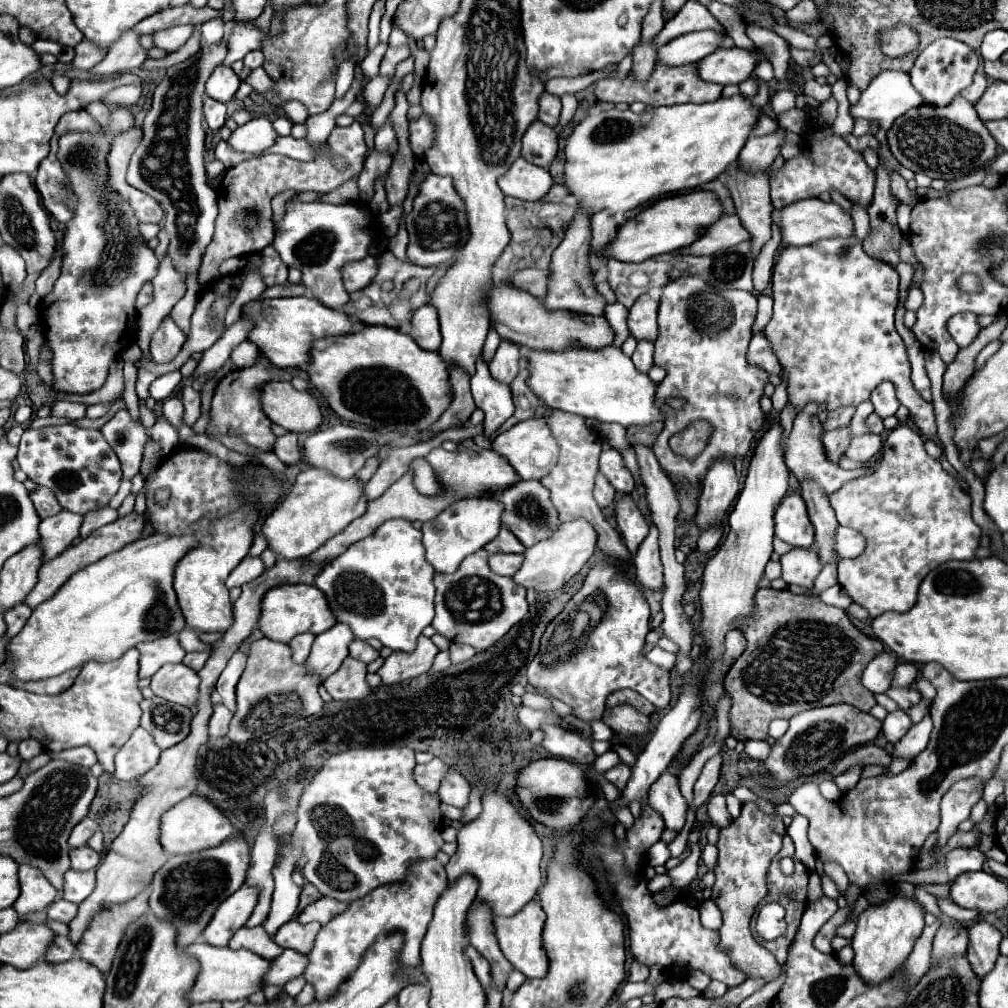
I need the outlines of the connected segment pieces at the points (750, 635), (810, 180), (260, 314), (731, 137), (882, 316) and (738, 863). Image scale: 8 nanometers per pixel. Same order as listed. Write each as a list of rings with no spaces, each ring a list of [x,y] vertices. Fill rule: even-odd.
[[[771,587],[759,589],[755,601],[759,613],[751,621],[747,621],[743,629],[747,647],[741,653],[741,657],[731,665],[723,681],[725,691],[731,695],[729,723],[731,723],[733,737],[745,741],[767,739],[767,725],[775,717],[791,719],[793,715],[815,707],[847,703],[861,711],[869,711],[875,705],[873,693],[861,685],[861,673],[875,655],[885,651],[885,647],[881,641],[863,635],[849,621],[845,609],[827,605],[817,597],[795,595],[789,589],[777,591]]]
[[[839,135],[825,137],[823,141],[809,139],[807,145],[809,149],[801,149],[797,157],[785,161],[785,165],[779,171],[773,171],[769,175],[771,201],[775,209],[783,209],[785,205],[791,205],[807,197],[817,197],[819,193],[831,189],[841,191],[849,201],[859,201],[865,207],[871,203],[875,189],[875,171],[867,167],[859,151],[853,151]]]
[[[309,297],[249,301],[243,307],[243,315],[255,321],[255,329],[249,333],[249,341],[253,341],[273,365],[279,365],[283,369],[309,365],[309,349],[315,339],[347,335],[355,331],[355,323],[345,315],[345,311],[329,309],[317,299]]]
[[[735,95],[729,99],[717,99],[711,103],[685,103],[671,107],[649,107],[643,113],[633,111],[597,111],[589,113],[569,135],[565,145],[565,187],[577,199],[577,209],[595,215],[599,211],[627,213],[637,207],[655,203],[659,197],[669,193],[679,193],[687,189],[697,189],[703,183],[717,179],[727,171],[739,157],[751,129],[755,127],[759,109],[751,105],[745,95]]]
[[[855,237],[847,239],[823,239],[807,247],[787,247],[779,253],[773,267],[773,317],[765,327],[765,335],[771,341],[775,355],[789,379],[789,403],[801,411],[809,401],[825,403],[829,411],[841,405],[853,405],[867,401],[871,391],[881,381],[895,383],[899,401],[915,417],[915,425],[925,437],[937,433],[933,405],[927,403],[911,383],[911,365],[903,339],[895,331],[893,315],[899,303],[899,275],[897,271],[873,257],[869,257]]]
[[[747,801],[741,807],[741,815],[733,819],[727,829],[721,831],[717,843],[719,859],[717,867],[713,869],[717,881],[713,885],[711,901],[715,901],[715,905],[723,913],[719,949],[723,949],[731,957],[731,963],[739,971],[743,971],[747,979],[765,979],[769,983],[783,973],[783,967],[777,963],[777,959],[753,939],[749,921],[757,903],[767,895],[767,869],[771,865],[771,859],[779,853],[781,839],[785,835],[785,825],[781,819],[784,816],[794,817],[796,814],[795,809],[788,803],[776,805],[775,813],[767,815],[757,807],[755,801]]]

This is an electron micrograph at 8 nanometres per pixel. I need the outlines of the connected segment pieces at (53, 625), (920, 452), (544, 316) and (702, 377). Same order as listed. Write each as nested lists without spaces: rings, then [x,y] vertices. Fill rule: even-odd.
[[[153,533],[145,539],[137,539],[125,545],[119,551],[109,553],[97,563],[87,565],[77,571],[49,601],[41,603],[33,609],[27,625],[19,635],[9,639],[7,645],[7,663],[13,667],[13,679],[19,681],[41,681],[49,677],[57,677],[67,669],[83,667],[89,661],[115,661],[123,657],[123,653],[135,647],[141,641],[153,641],[165,635],[177,635],[185,629],[185,617],[177,605],[177,595],[173,589],[173,569],[193,545],[197,537],[181,535],[181,537],[165,537],[161,533]]]
[[[909,425],[895,427],[883,441],[883,459],[873,475],[845,483],[843,489],[829,497],[839,525],[857,529],[867,537],[867,547],[859,557],[843,559],[839,563],[839,583],[855,603],[869,611],[871,617],[885,611],[907,613],[917,603],[919,583],[929,571],[951,559],[973,559],[975,549],[979,547],[981,527],[971,519],[971,497],[961,491],[957,479],[951,477],[937,459],[927,455],[923,443],[925,439]]]
[[[507,283],[493,285],[489,293],[489,311],[491,321],[503,339],[509,339],[517,345],[527,345],[531,349],[557,351],[571,345],[583,345],[583,349],[603,349],[607,345],[613,345],[615,339],[615,331],[605,317],[579,315],[571,311],[547,311],[541,299],[535,299],[529,293],[519,291]]]
[[[679,277],[675,281],[669,281],[663,287],[661,305],[659,305],[659,337],[655,341],[655,365],[663,367],[667,371],[667,377],[657,385],[657,397],[659,401],[667,397],[683,397],[687,399],[687,403],[681,411],[677,413],[671,411],[671,417],[667,417],[667,425],[663,427],[661,435],[653,443],[653,453],[665,471],[681,479],[681,489],[679,489],[683,491],[679,493],[679,501],[681,501],[679,519],[681,521],[691,519],[695,515],[697,511],[695,497],[699,491],[693,491],[693,489],[699,489],[701,479],[707,467],[711,465],[711,461],[715,461],[717,457],[735,457],[735,455],[743,457],[751,447],[751,439],[763,427],[765,413],[759,407],[759,399],[769,381],[769,375],[747,361],[747,345],[751,339],[755,313],[757,313],[757,297],[753,293],[739,291],[739,289],[709,289],[709,285],[701,277]],[[699,419],[707,421],[713,427],[705,449],[695,459],[675,455],[669,447],[669,437],[683,431],[687,425]]]

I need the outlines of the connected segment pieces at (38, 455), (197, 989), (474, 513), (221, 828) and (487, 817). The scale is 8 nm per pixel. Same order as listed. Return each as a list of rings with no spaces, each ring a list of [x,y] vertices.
[[[57,425],[25,429],[17,461],[21,471],[35,483],[49,487],[63,509],[85,515],[91,509],[105,507],[117,493],[121,467],[111,445],[103,441],[99,429],[81,429],[77,425]]]
[[[195,943],[187,947],[189,955],[195,955],[201,963],[201,973],[195,981],[195,987],[189,993],[189,999],[193,1003],[201,1001],[237,1001],[247,999],[259,989],[263,989],[263,973],[271,969],[271,961],[263,959],[247,949],[229,949],[229,947],[213,947],[207,943]]]
[[[465,497],[451,503],[441,515],[423,523],[423,547],[425,559],[435,573],[455,573],[467,555],[483,549],[501,529],[503,503],[489,497]]]
[[[199,795],[183,799],[173,809],[169,809],[161,819],[161,845],[167,855],[187,855],[215,847],[223,843],[231,833],[233,833],[231,821],[227,821],[227,817],[219,813],[219,807],[213,801],[207,801],[207,797]]]
[[[487,787],[481,801],[481,815],[465,823],[457,833],[459,847],[445,865],[447,877],[449,883],[453,883],[457,877],[473,873],[481,883],[477,897],[489,903],[493,915],[515,915],[535,897],[541,885],[543,843],[535,833],[535,827],[519,815],[505,791],[499,787]]]

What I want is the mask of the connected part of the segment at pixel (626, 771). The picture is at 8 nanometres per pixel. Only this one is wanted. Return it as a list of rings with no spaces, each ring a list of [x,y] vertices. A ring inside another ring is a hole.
[[[619,763],[619,765],[615,765],[613,769],[609,769],[609,771],[605,773],[605,777],[607,777],[607,781],[611,781],[617,789],[623,789],[623,785],[627,785],[627,781],[629,781],[629,777],[631,777],[631,767],[627,767],[625,763]]]

